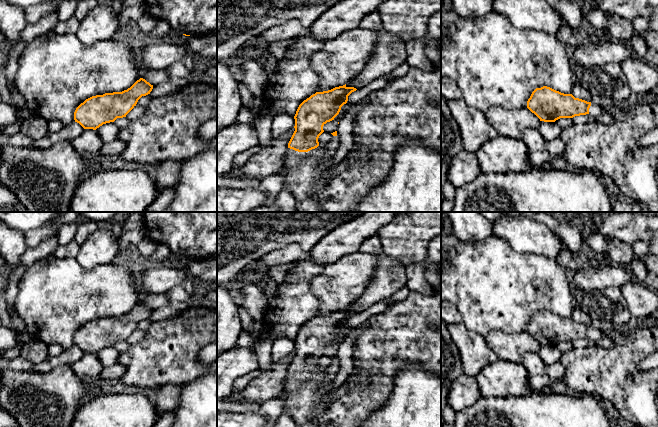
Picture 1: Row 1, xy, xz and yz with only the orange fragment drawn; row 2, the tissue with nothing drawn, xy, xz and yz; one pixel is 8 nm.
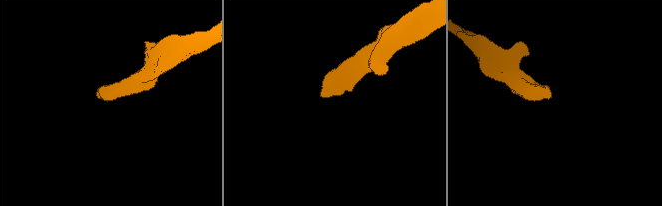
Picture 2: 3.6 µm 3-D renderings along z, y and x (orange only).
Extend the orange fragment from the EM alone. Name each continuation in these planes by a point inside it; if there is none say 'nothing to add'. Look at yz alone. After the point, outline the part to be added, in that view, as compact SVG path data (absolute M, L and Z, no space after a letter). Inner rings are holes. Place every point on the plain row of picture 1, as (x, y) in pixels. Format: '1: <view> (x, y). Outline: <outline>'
1: yz (594, 333). Outline: M591 327L591 330L589 332L589 338L591 338L593 340L605 338L605 333L604 333L604 331Z

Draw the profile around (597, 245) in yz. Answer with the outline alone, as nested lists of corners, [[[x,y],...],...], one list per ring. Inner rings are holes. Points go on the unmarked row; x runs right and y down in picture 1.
[[[585,231],[583,235],[585,249],[596,258],[602,258],[608,251],[608,242],[605,237],[598,233]]]

